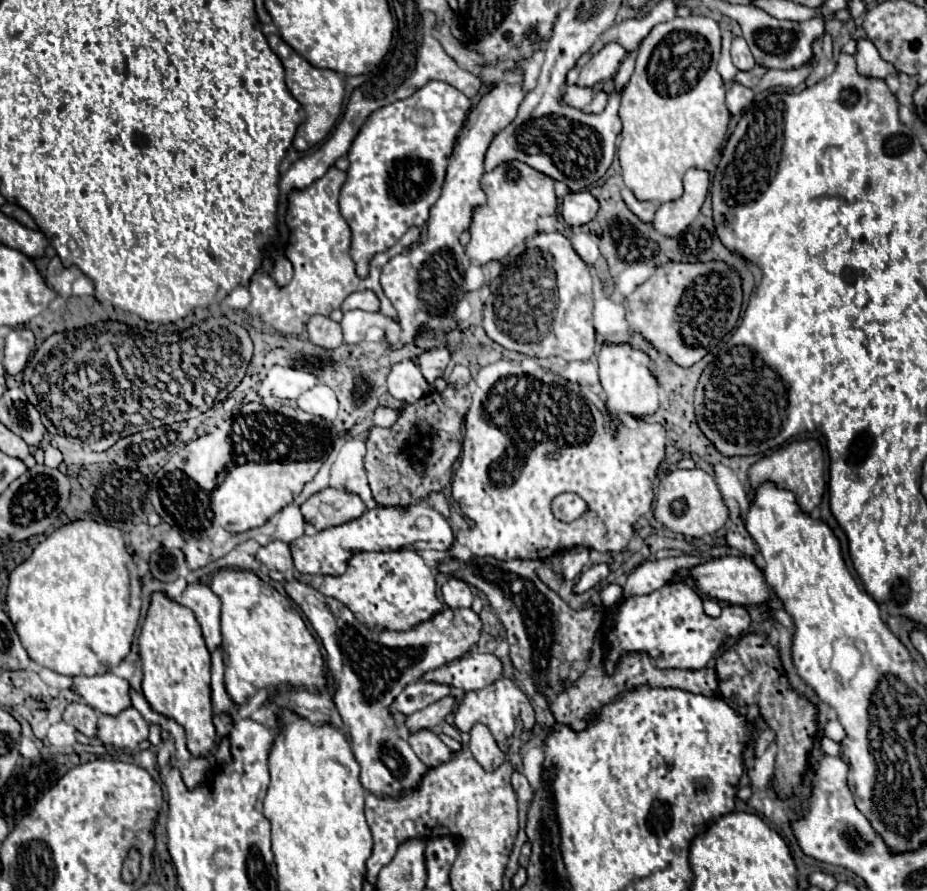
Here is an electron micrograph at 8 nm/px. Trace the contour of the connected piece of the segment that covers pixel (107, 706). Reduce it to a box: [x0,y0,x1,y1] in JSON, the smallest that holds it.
[73,673,131,715]

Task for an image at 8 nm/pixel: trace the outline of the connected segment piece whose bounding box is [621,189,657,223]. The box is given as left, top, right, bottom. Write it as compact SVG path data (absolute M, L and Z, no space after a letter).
M623 189L621 195L623 195L623 201L625 201L625 205L629 207L629 211L631 211L633 215L637 215L637 217L639 217L641 221L645 221L645 223L651 223L653 215L655 215L655 211L657 211L657 205L655 205L655 203L639 203L639 201L635 199L635 195L631 195L631 191L627 191L627 189Z

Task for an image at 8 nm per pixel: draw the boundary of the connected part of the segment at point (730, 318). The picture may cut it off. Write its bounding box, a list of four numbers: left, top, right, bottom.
[625,261,741,367]

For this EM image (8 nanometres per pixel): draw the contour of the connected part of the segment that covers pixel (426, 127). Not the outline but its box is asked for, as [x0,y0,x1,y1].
[339,81,471,279]

